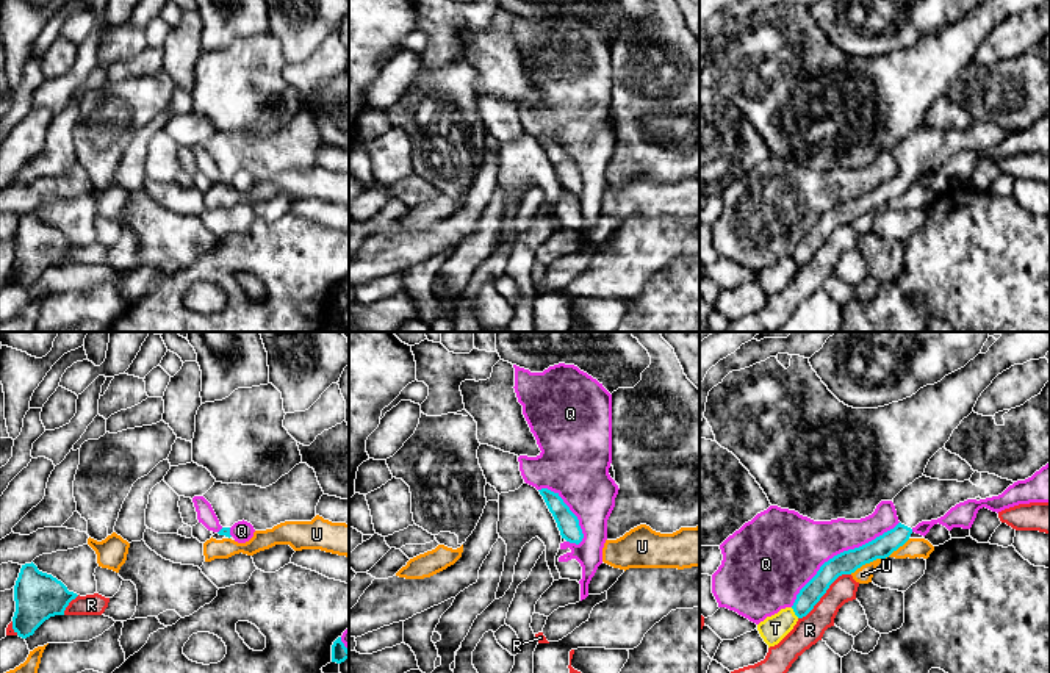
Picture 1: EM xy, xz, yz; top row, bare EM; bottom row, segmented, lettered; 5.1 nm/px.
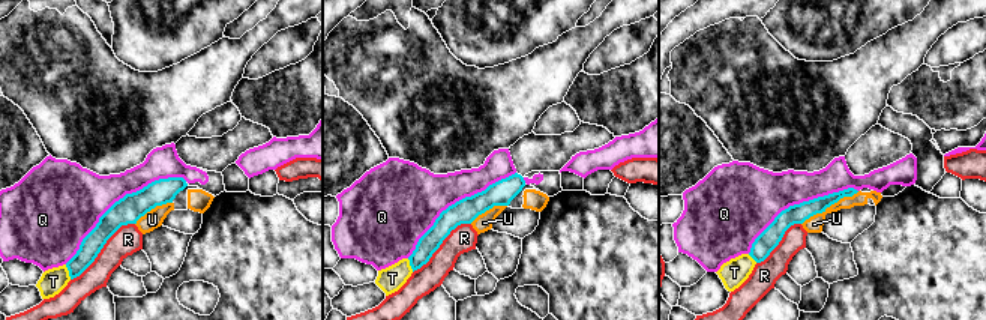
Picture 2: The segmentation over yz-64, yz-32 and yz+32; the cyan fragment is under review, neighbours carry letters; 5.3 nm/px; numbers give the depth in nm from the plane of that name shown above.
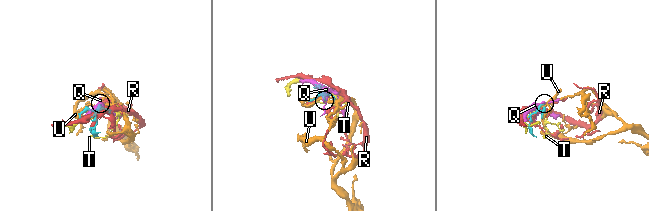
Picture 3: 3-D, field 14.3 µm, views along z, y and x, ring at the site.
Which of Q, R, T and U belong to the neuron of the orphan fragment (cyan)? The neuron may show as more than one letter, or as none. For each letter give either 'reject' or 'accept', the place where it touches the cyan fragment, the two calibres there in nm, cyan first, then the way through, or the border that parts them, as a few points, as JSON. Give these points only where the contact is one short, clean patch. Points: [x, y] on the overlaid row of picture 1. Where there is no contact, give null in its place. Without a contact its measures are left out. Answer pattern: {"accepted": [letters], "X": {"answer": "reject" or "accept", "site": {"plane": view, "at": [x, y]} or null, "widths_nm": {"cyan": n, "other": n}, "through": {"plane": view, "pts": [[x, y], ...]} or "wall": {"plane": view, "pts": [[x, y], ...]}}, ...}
{"accepted": [], "Q": {"answer": "reject", "site": {"plane": "yz", "at": [841, 553]}, "widths_nm": {"cyan": 120, "other": 340}}, "R": {"answer": "reject", "site": {"plane": "yz", "at": [825, 592]}, "widths_nm": {"cyan": 120, "other": 150}}, "T": {"answer": "reject", "site": {"plane": "yz", "at": [794, 611]}, "widths_nm": {"cyan": 110, "other": 140}}, "U": {"answer": "reject", "site": {"plane": "yz", "at": [880, 557]}, "widths_nm": {"cyan": 120, "other": 90}}}

